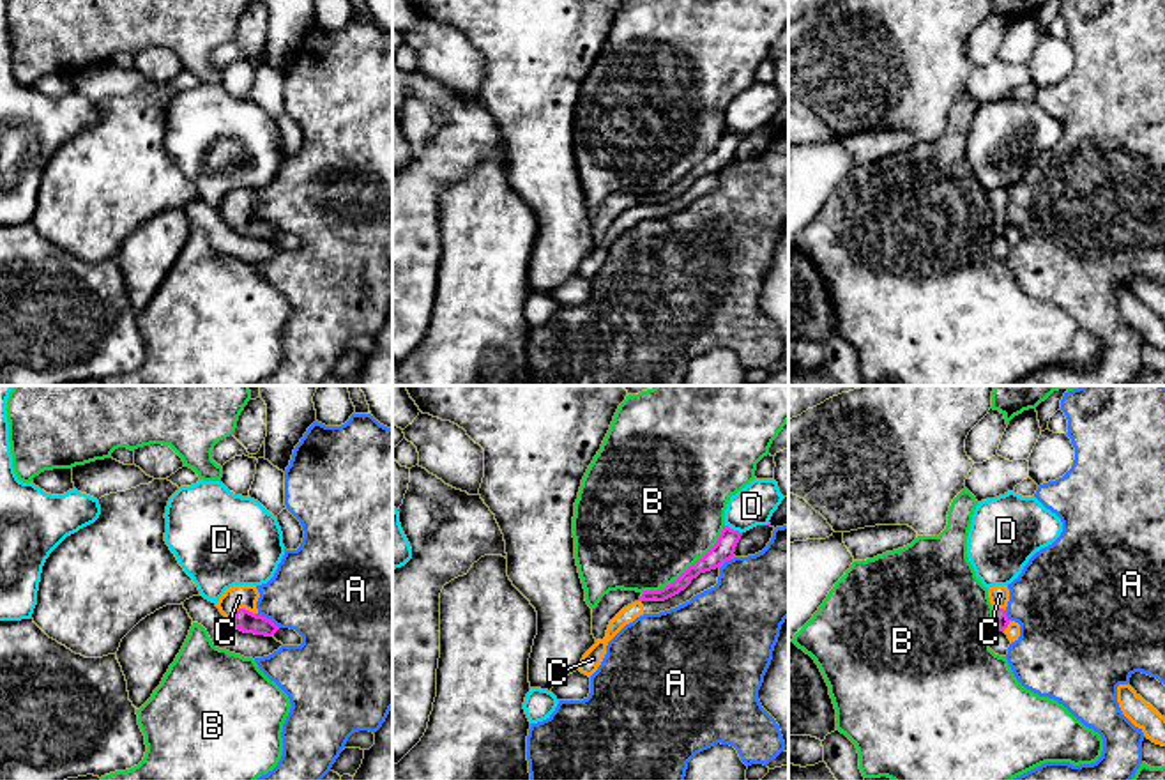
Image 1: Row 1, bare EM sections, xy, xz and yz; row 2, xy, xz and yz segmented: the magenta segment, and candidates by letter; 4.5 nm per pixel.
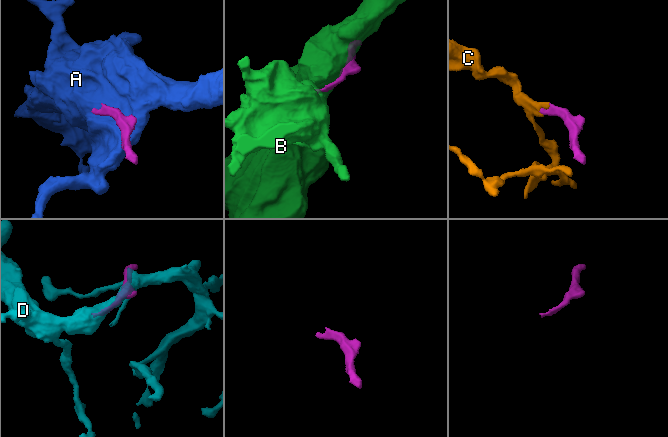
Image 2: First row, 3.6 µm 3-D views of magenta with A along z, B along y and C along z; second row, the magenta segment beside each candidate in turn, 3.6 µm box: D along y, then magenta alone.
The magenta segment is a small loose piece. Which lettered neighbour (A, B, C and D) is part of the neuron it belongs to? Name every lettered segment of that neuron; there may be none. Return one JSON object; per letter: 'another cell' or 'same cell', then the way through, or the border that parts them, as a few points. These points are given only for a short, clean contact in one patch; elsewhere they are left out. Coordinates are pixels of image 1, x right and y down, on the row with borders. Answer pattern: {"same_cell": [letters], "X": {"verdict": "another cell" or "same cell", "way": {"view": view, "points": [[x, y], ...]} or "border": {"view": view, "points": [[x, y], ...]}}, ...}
{"same_cell": ["C"], "A": {"verdict": "another cell"}, "B": {"verdict": "another cell"}, "C": {"verdict": "same cell", "way": {"view": "xy", "points": [[246, 621], [241, 609], [239, 596]]}}, "D": {"verdict": "another cell"}}

